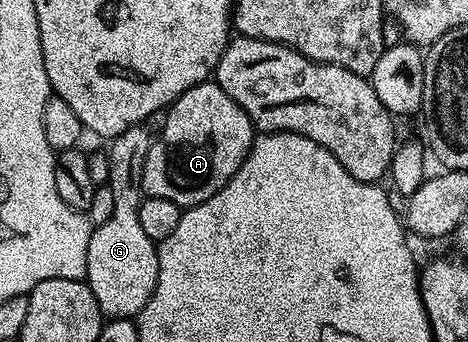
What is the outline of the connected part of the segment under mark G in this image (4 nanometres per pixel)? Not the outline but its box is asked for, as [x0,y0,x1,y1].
[86,124,158,319]

